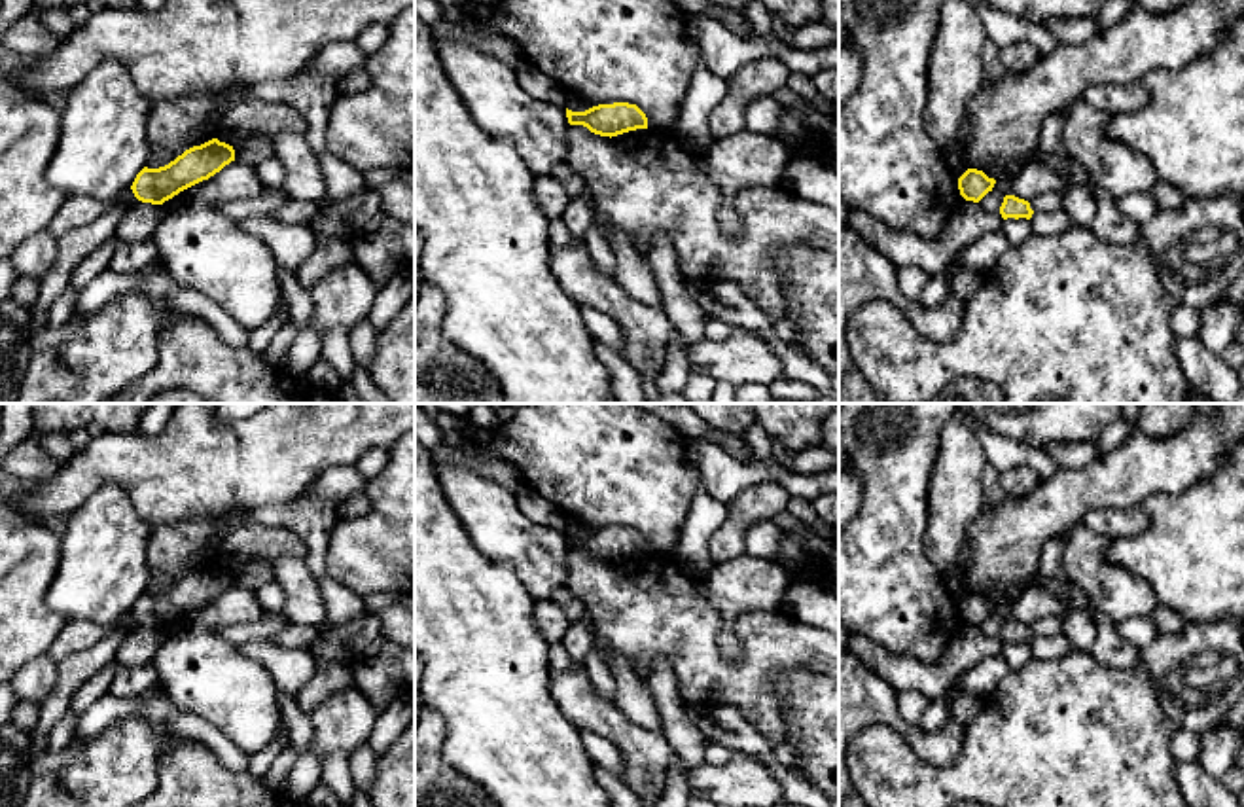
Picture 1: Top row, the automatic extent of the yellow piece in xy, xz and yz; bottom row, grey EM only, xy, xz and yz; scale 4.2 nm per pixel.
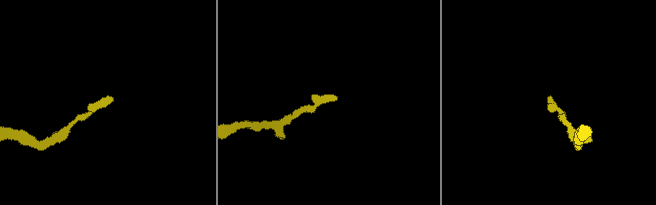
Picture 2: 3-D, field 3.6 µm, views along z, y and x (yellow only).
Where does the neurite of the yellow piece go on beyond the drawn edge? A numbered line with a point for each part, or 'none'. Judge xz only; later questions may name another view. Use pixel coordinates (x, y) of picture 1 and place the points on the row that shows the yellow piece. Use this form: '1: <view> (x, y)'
none

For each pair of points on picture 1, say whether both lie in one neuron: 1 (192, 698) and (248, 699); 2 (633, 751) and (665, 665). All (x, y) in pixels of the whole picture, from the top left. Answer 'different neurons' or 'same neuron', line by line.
1: same neuron
2: different neurons

